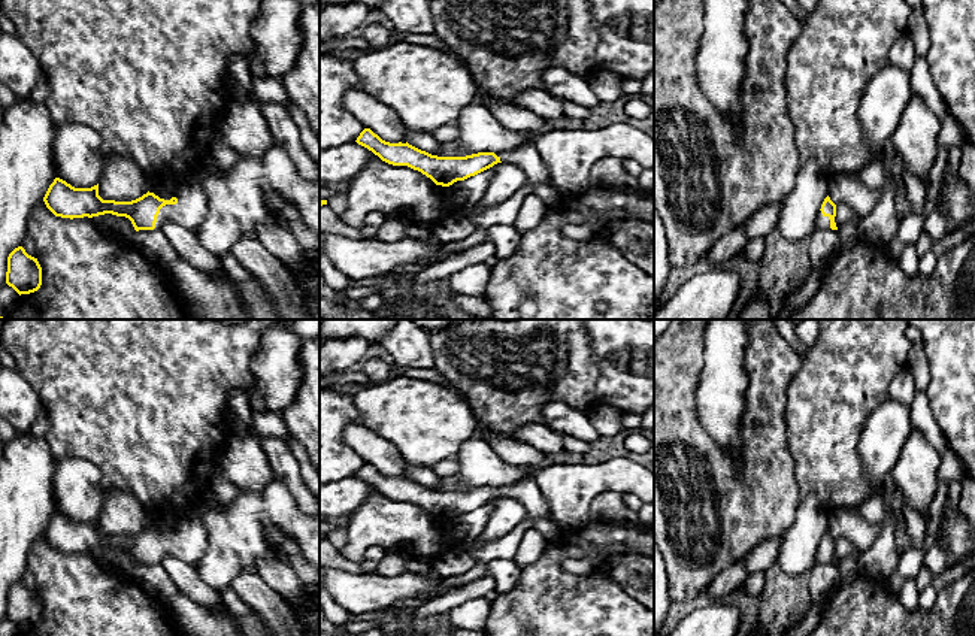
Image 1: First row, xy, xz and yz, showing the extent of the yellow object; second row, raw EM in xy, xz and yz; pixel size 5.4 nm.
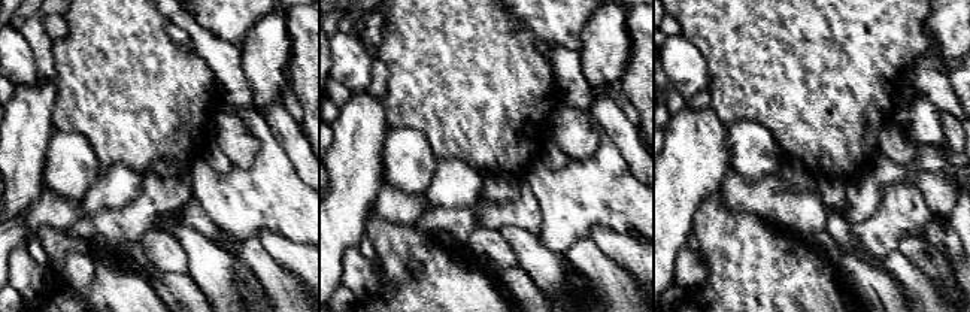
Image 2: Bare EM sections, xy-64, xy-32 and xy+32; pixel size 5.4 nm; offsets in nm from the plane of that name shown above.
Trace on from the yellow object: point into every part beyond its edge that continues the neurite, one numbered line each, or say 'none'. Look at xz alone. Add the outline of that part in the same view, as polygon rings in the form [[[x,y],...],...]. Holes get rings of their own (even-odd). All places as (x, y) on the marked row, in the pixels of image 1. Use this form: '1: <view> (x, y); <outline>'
1: xz (526, 157); [[[527,140],[520,148],[497,152],[496,154],[502,163],[509,163],[521,169],[526,175],[527,182],[508,200],[490,206],[490,208],[476,208],[470,213],[472,222],[479,228],[491,228],[496,224],[512,225],[524,199],[532,194],[532,188],[541,182],[549,182],[549,172],[535,146],[533,140]]]

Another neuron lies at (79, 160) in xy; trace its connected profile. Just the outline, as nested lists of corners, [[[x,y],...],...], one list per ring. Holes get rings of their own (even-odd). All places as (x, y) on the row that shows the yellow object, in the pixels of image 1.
[[[82,124],[57,127],[52,149],[57,178],[75,188],[91,188],[99,184],[108,158],[96,130]]]

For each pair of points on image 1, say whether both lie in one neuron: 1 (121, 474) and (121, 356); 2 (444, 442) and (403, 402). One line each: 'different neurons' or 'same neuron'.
1: same neuron
2: same neuron

